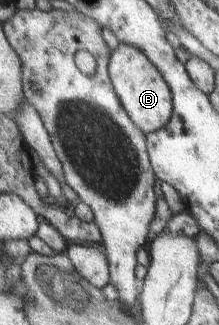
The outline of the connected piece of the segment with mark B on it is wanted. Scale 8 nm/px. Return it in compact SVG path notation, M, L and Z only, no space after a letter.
M120 41L111 53L110 77L119 99L122 100L123 108L146 135L166 127L171 122L174 115L173 91L159 67L147 57L141 47Z

